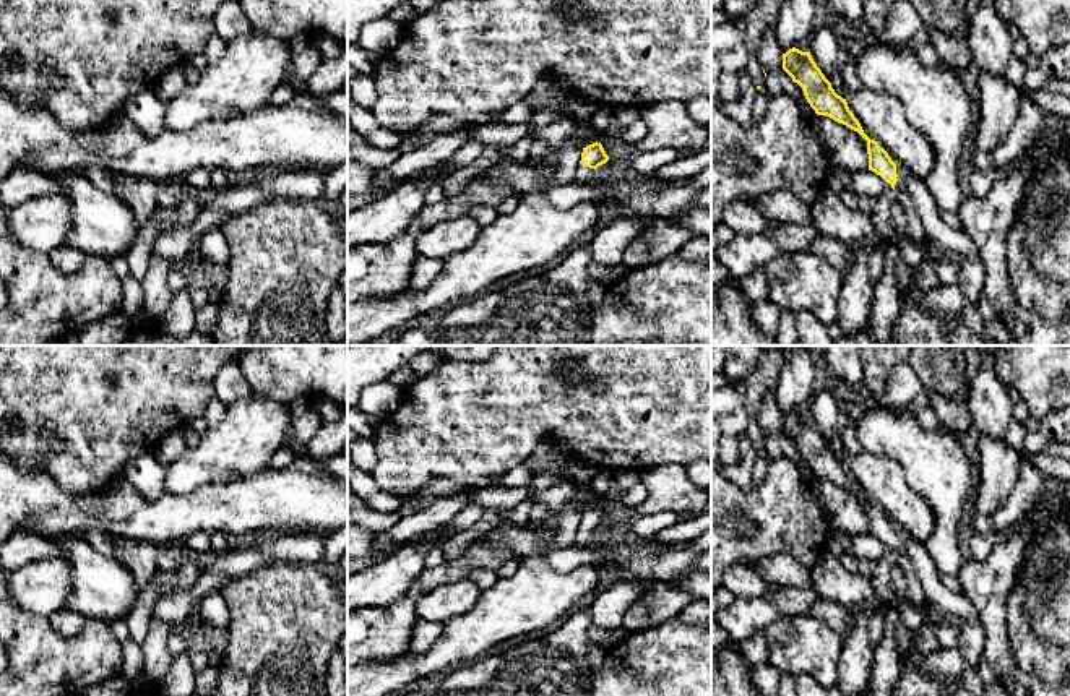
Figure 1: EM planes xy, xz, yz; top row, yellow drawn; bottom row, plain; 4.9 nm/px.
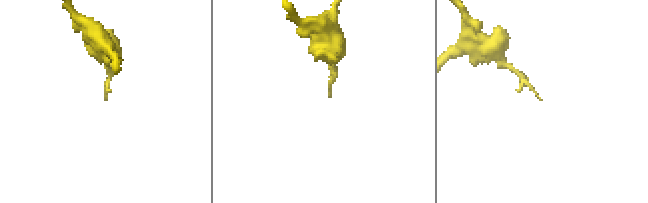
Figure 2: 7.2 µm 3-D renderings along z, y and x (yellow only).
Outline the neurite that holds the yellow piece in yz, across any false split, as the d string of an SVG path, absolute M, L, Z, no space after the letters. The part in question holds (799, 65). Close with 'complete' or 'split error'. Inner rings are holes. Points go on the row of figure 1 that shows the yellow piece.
M789 49L783 54L783 70L802 88L817 115L826 115L846 125L867 141L869 170L890 183L893 191L906 190L911 195L925 235L938 251L953 251L963 260L979 260L976 243L963 230L956 230L942 221L930 182L893 162L888 153L864 133L846 99L835 92L810 52Z; split error

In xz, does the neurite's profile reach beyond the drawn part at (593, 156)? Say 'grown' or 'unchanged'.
grown

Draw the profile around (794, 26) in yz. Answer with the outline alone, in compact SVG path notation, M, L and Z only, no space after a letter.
M783 0L778 10L774 34L781 54L796 47L810 52L810 41L815 31L815 2L813 0Z

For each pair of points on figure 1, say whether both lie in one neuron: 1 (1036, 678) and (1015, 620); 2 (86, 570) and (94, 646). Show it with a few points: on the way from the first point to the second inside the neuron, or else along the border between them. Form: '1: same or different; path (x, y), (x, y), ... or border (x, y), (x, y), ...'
1: same; path (1036, 664), (1020, 635)
2: different; border (88, 617), (109, 623)

